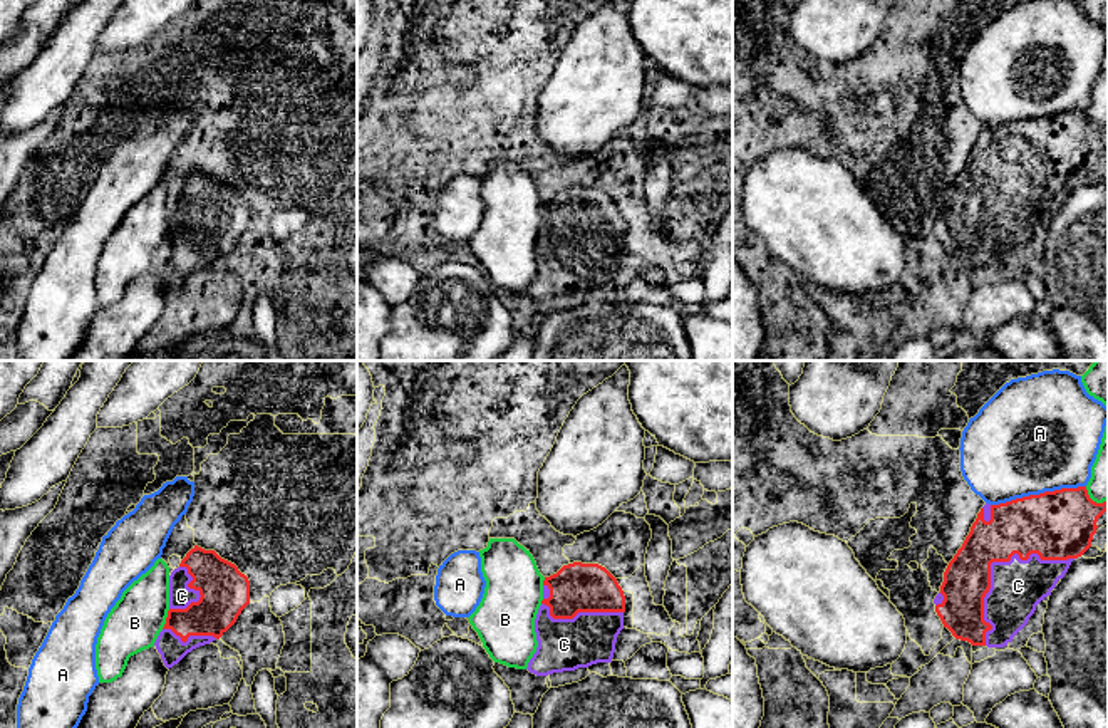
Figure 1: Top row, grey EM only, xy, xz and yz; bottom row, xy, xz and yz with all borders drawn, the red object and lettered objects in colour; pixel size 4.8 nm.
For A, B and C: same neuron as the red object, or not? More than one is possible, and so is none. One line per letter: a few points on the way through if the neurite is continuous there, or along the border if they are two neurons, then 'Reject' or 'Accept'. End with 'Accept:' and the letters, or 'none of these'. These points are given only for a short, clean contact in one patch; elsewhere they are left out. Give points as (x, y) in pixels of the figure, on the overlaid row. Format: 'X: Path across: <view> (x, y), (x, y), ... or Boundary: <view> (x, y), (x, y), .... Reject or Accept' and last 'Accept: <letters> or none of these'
A: Reject
B: Reject
C: Accept
Accept: C

